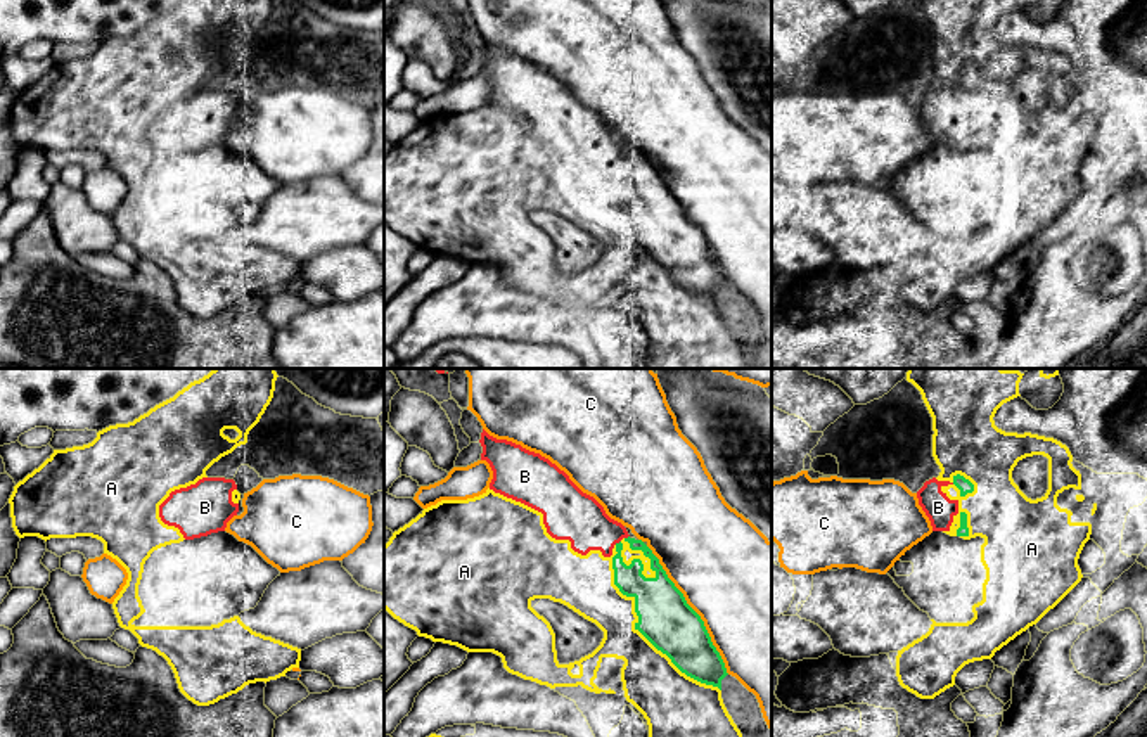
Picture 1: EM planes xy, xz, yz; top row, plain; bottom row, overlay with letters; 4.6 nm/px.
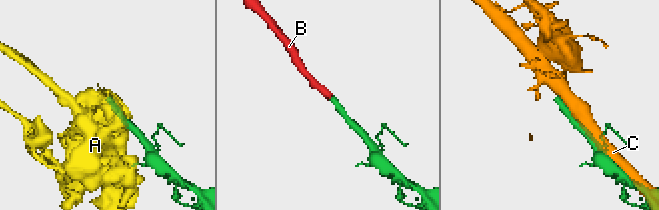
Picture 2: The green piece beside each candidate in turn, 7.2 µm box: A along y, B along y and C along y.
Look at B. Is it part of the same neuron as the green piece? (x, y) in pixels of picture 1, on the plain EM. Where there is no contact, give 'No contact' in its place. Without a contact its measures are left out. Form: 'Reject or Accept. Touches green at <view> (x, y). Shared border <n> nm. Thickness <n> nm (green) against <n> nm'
Accept. Touches green at xz (616, 156). Shared border 40 nm. Thickness 130 nm (green) against 240 nm

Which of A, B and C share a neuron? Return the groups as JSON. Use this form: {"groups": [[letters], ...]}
{"groups": [["A"], ["B"], ["C"]]}

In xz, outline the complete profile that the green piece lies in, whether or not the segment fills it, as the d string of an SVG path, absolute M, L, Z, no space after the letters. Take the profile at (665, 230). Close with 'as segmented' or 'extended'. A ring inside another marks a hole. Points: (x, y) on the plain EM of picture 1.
M484 42L479 55L481 73L493 83L490 102L541 125L547 145L555 152L569 152L574 164L586 168L600 163L604 170L611 170L614 197L623 208L635 211L635 242L682 285L721 303L721 292L728 287L725 275L704 234L668 190L652 163L642 152L631 151L621 135L611 131L593 109L583 106L548 71L512 54L497 52ZM623 152L650 171L654 190L642 187L640 171L633 171L630 178L623 175Z; extended

